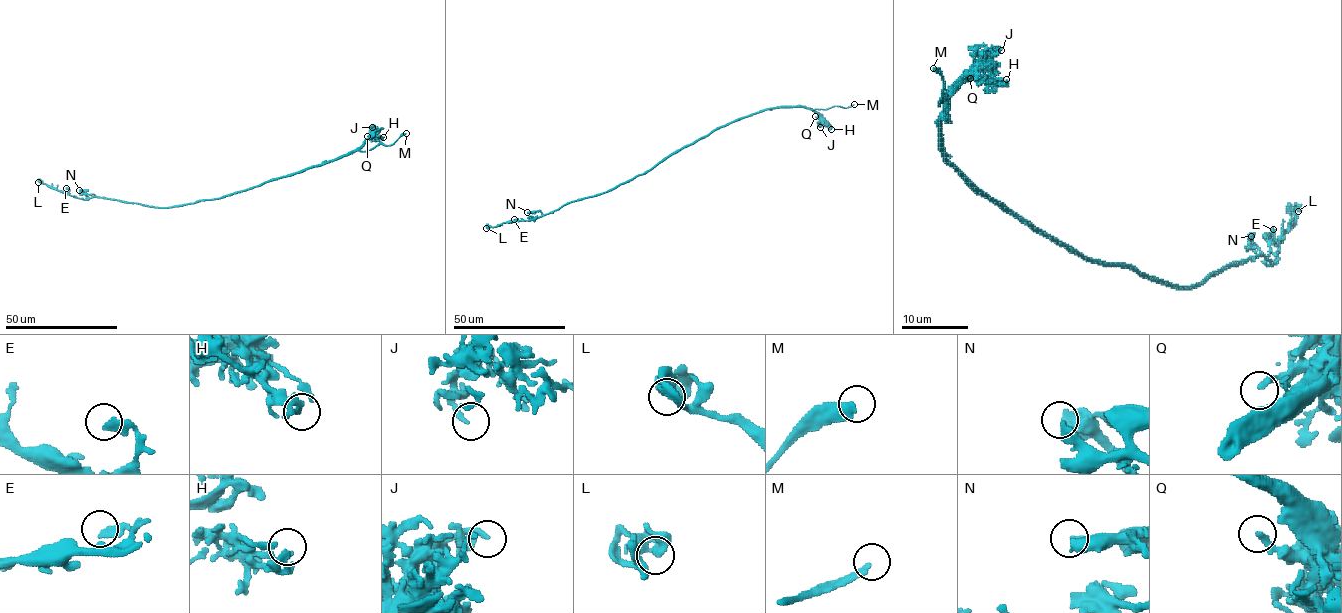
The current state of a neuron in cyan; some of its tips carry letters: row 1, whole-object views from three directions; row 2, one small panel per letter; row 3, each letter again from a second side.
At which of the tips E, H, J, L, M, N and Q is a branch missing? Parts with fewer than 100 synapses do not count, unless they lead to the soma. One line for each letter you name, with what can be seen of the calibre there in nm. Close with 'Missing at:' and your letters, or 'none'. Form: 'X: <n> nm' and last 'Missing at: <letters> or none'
M: 340 nm
Missing at: M

